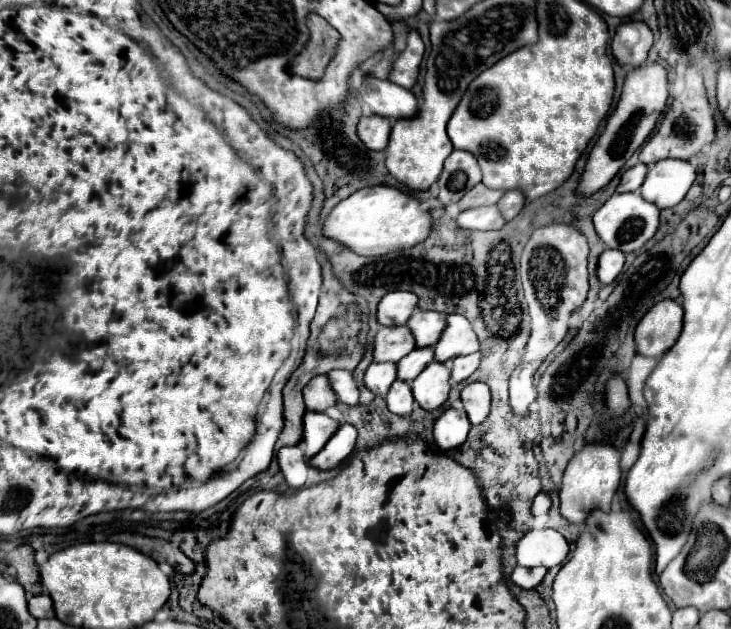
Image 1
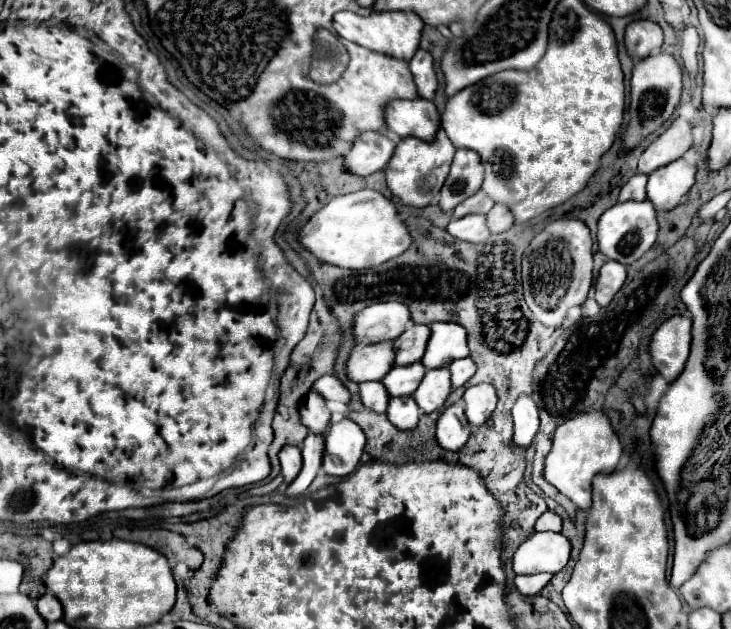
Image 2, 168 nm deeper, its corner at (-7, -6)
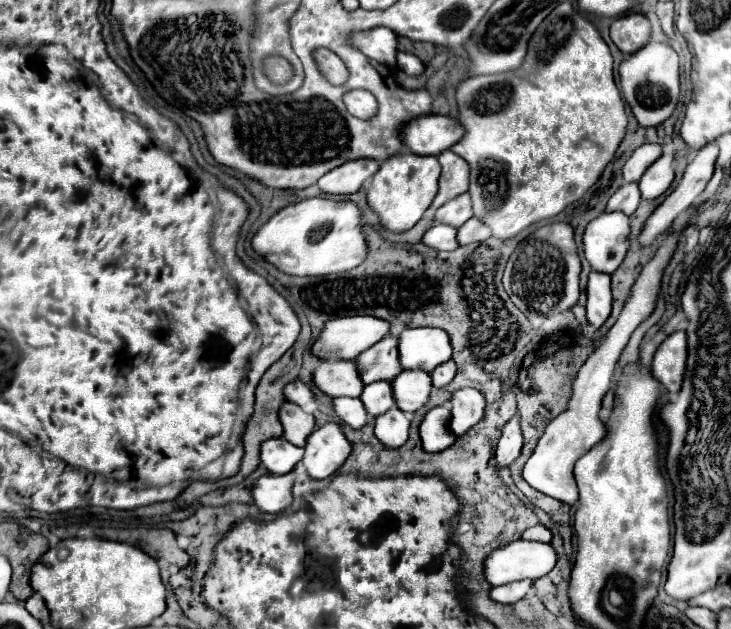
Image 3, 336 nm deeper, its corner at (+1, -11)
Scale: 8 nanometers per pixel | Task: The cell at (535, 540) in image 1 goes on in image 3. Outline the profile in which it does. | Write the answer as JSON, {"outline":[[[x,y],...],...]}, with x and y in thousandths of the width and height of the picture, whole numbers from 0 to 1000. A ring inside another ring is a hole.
{"outline":[[[706,859],[679,871],[662,893],[665,922],[687,932],[709,922],[736,922],[761,900],[761,874],[755,865]]]}

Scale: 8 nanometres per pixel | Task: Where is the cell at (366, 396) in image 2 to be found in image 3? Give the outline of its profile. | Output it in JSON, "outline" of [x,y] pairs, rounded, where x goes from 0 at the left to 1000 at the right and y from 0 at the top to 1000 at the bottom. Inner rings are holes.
{"outline":[[[460,633],[457,636],[460,661],[468,665],[482,680],[495,680],[503,671],[503,652],[492,633]]]}

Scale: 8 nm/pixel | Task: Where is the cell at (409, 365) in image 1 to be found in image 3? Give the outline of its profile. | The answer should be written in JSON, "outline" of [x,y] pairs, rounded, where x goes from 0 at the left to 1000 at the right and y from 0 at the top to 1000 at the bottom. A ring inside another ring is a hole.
{"outline":[[[517,604],[509,607],[498,617],[492,636],[498,639],[498,645],[503,649],[503,658],[520,661],[528,652],[534,652],[539,645],[539,623],[536,623],[536,610],[531,604]]]}

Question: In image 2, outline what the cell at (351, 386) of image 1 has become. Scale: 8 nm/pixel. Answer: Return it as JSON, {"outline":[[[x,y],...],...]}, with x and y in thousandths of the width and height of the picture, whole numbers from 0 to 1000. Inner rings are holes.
{"outline":[[[440,596],[438,603],[432,603],[432,609],[427,612],[427,622],[443,631],[453,658],[468,657],[471,661],[466,661],[466,668],[479,657],[476,649],[479,625],[457,596]]]}

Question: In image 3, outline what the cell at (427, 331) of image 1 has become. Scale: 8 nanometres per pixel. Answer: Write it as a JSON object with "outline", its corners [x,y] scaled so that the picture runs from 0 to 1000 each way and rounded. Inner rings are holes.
{"outline":[[[528,534],[501,560],[487,569],[492,585],[492,601],[498,610],[514,604],[539,604],[550,582],[547,582],[547,560],[544,560],[544,537]]]}

